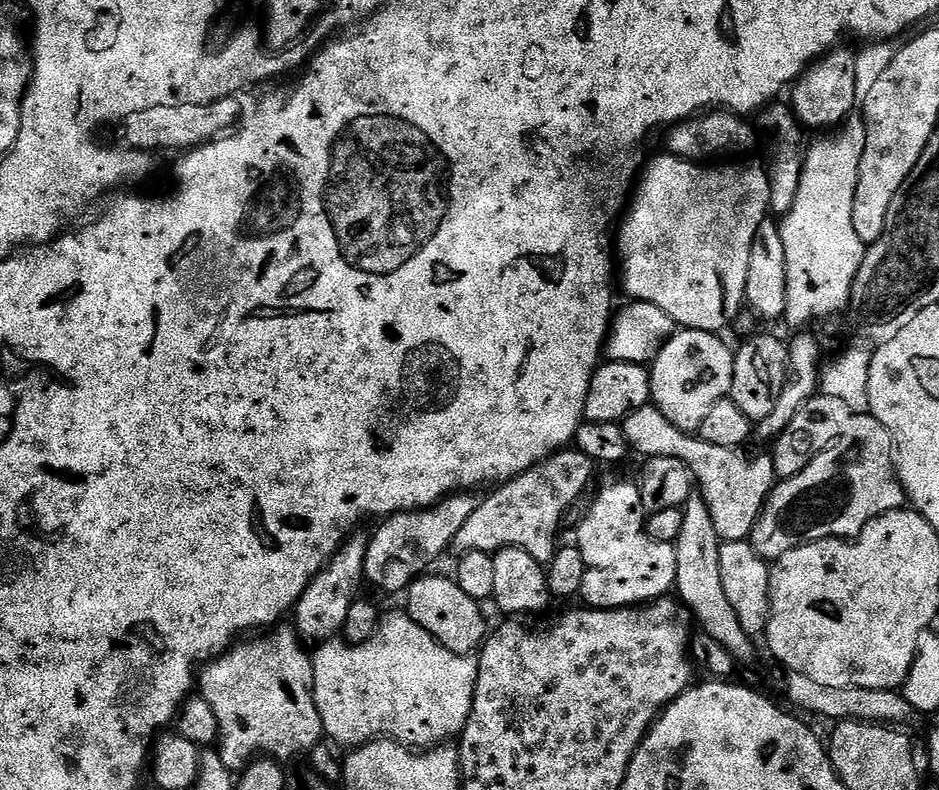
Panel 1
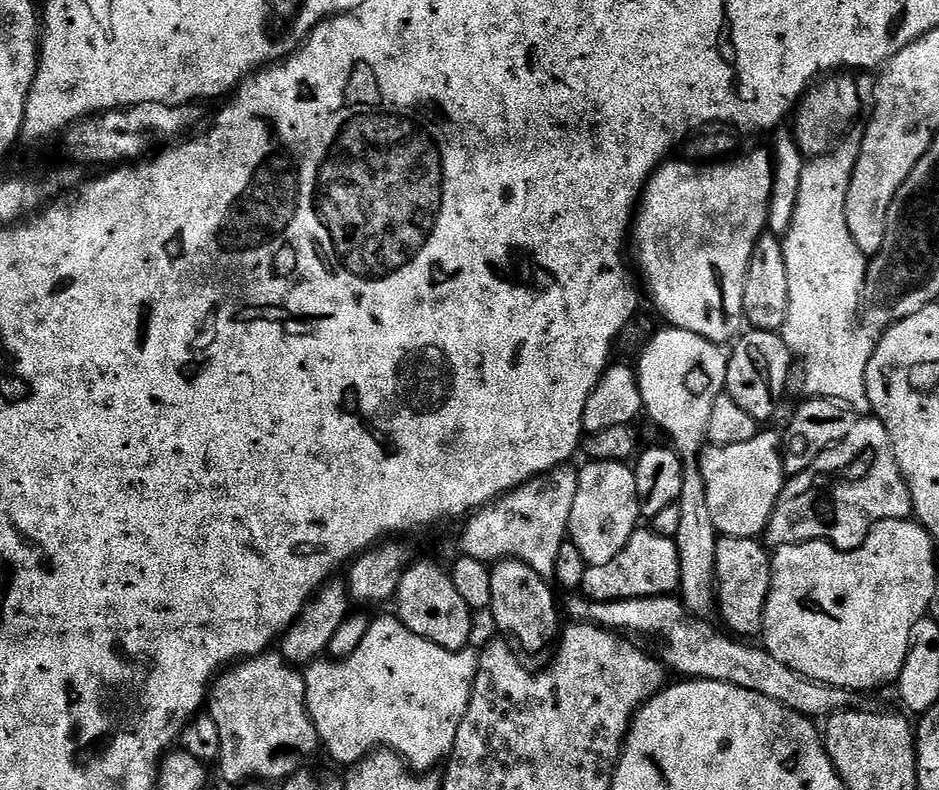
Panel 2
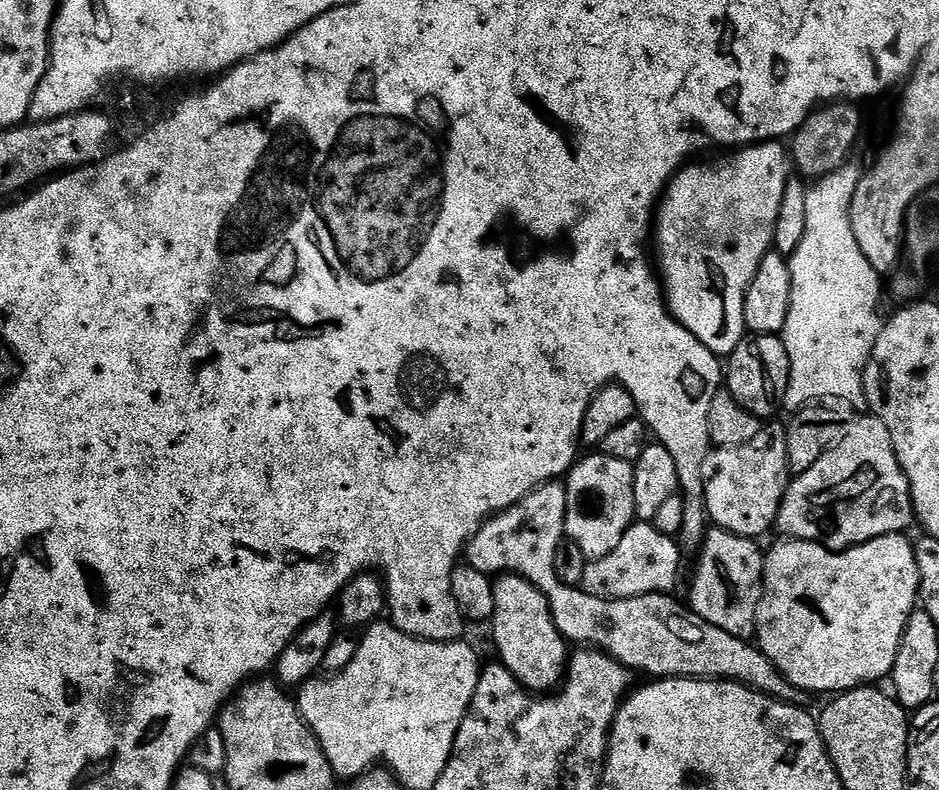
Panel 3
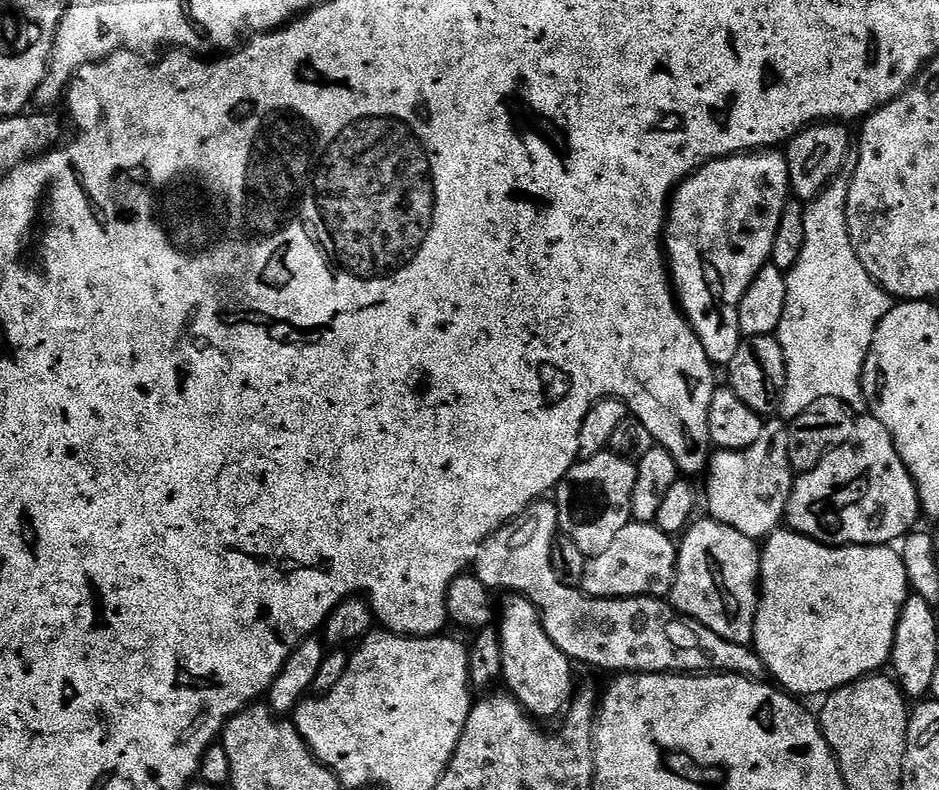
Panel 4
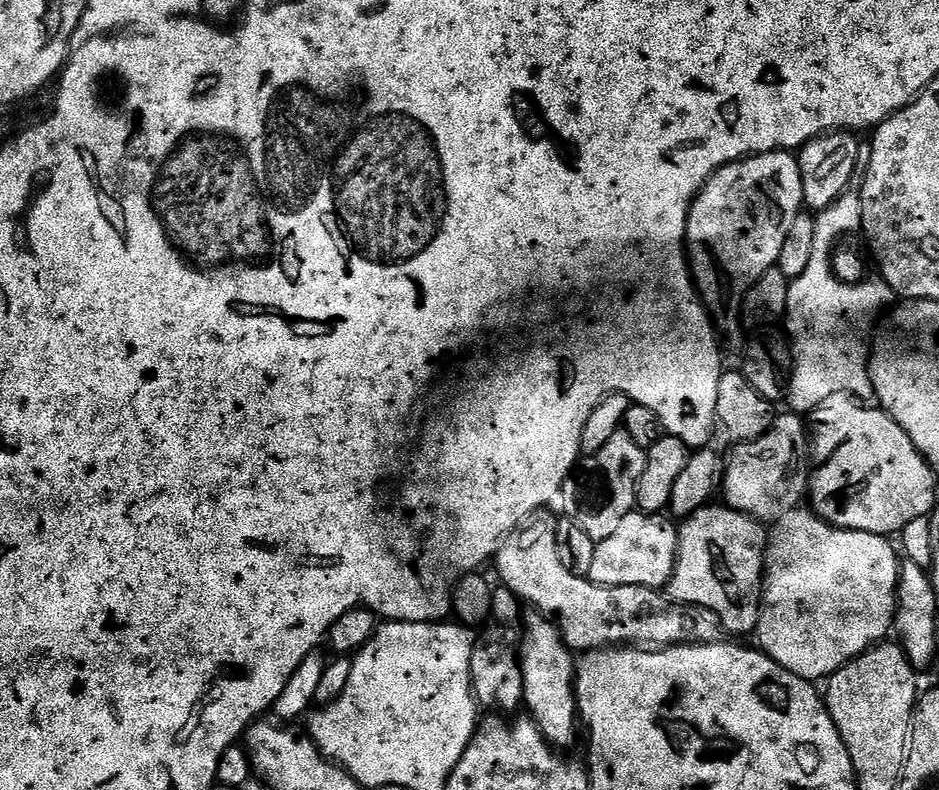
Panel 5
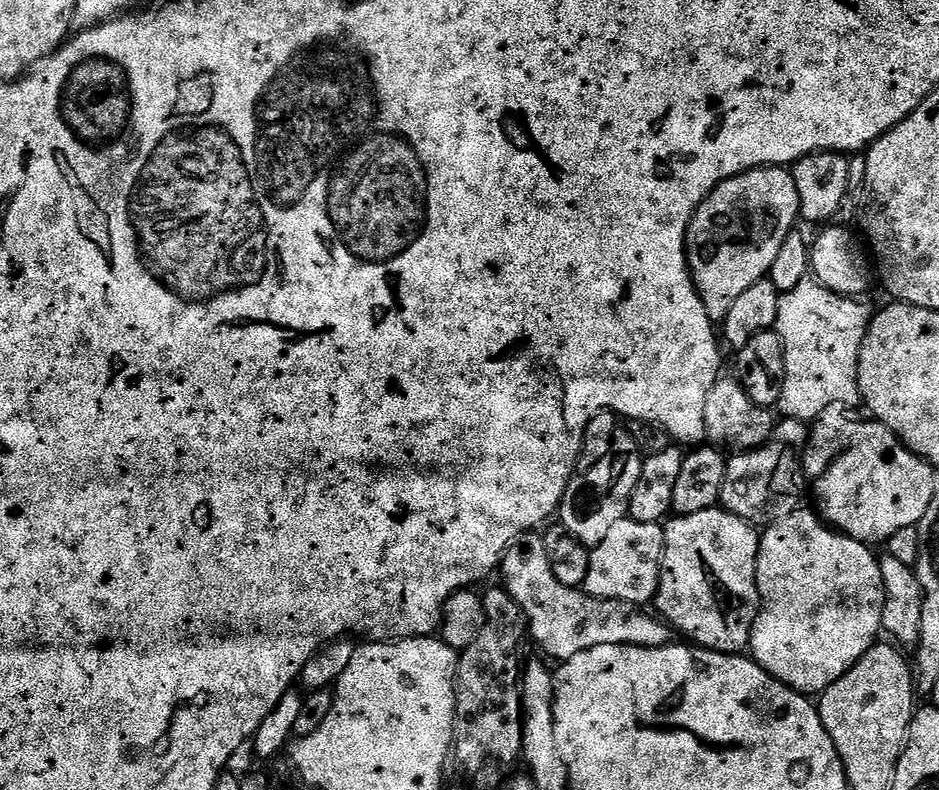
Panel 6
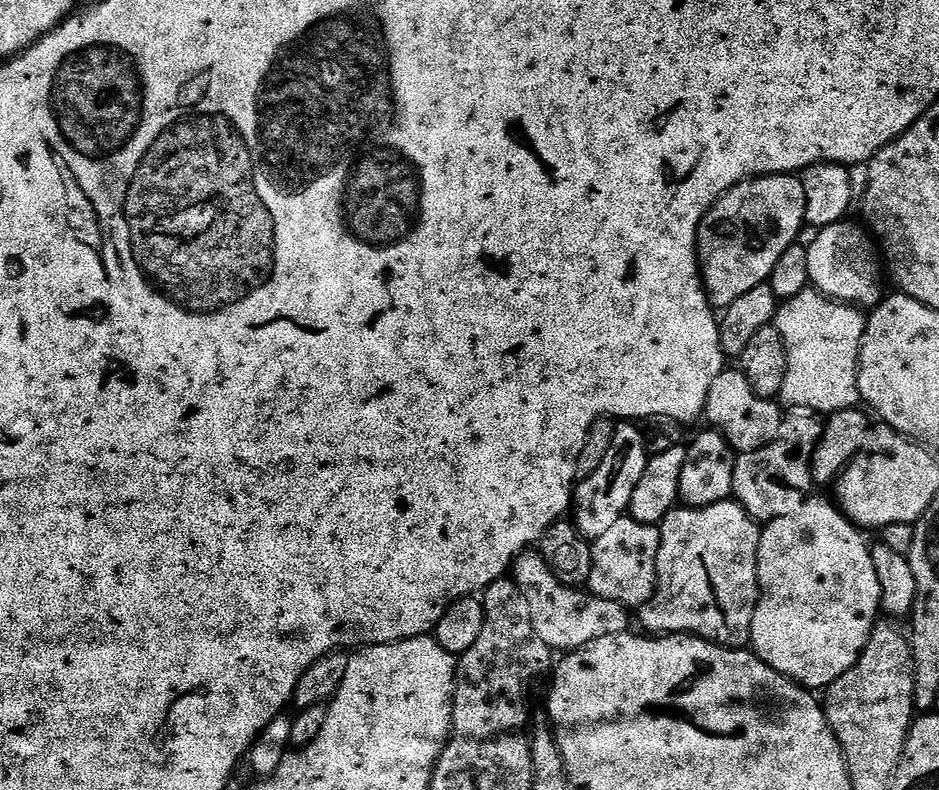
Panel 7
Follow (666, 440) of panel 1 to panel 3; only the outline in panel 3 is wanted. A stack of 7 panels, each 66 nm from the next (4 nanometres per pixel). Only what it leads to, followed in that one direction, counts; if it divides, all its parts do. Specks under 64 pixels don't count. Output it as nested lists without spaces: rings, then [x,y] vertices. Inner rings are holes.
[[[772,422],[761,427],[758,438],[750,438],[742,446],[713,447],[704,463],[704,497],[708,519],[715,527],[724,528],[735,536],[760,538],[776,522],[790,483],[786,454],[785,425]]]

